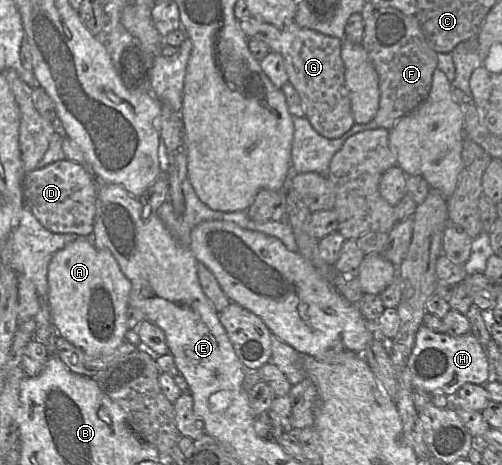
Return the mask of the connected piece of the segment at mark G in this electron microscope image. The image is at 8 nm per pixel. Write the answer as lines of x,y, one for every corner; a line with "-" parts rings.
253,16
241,20
239,27
249,39
259,39
269,47
270,51
281,54
285,62
288,82
299,94
306,118
320,135
328,139
337,139
352,128
355,122
345,83
341,39
301,28
295,22
275,26

